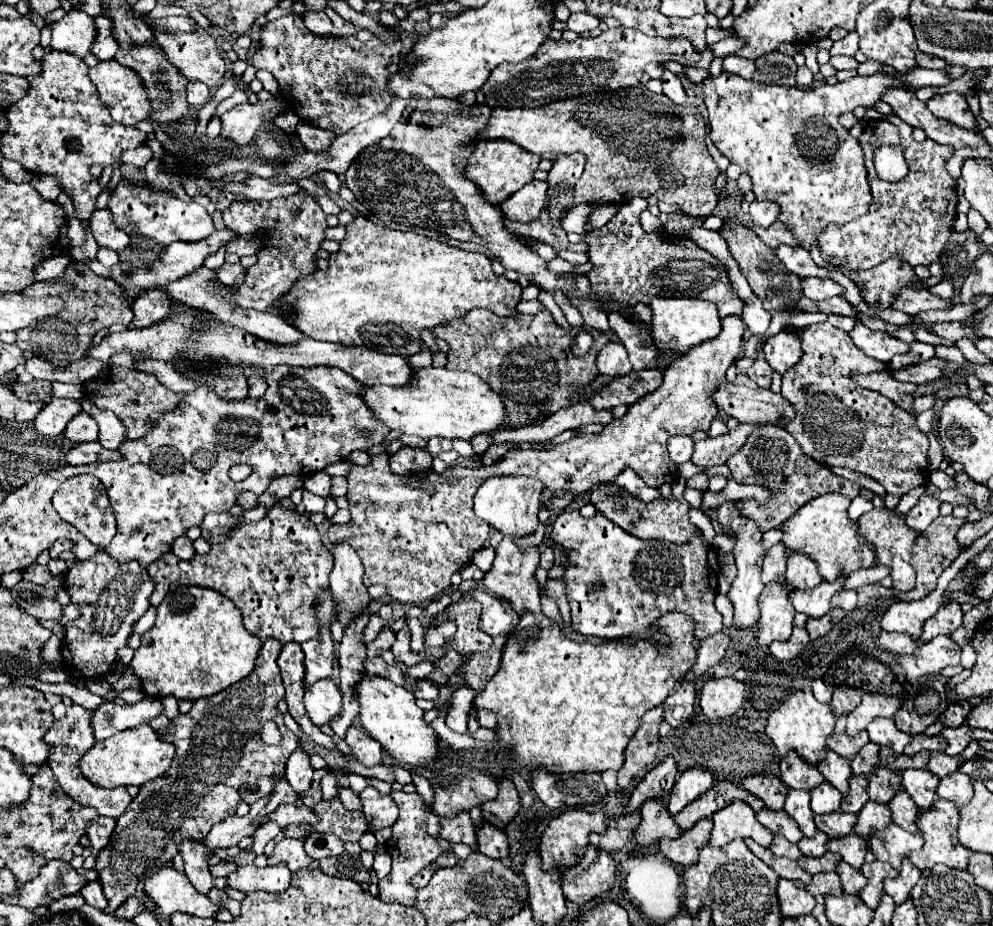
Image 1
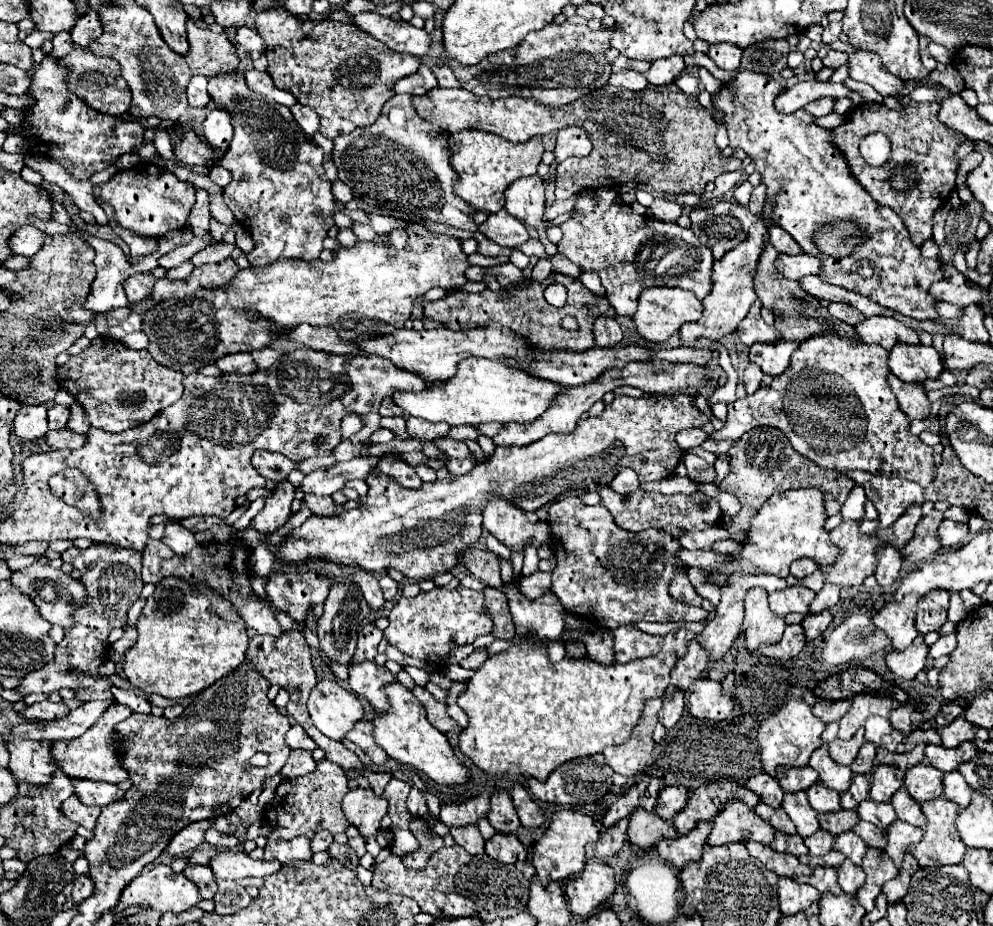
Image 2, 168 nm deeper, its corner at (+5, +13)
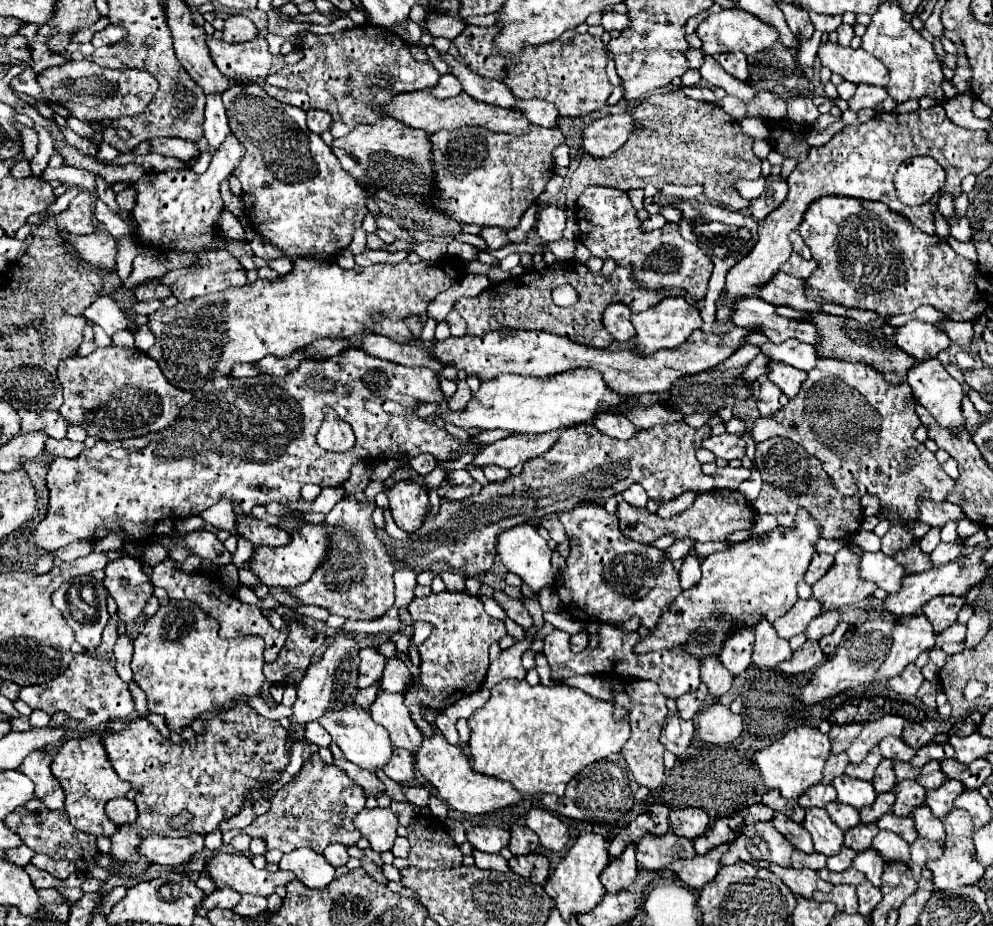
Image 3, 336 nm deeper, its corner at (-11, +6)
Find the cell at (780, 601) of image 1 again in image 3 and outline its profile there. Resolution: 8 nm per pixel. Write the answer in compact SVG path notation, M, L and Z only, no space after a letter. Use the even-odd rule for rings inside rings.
M762 619L756 627L756 645L752 661L758 667L776 667L780 661L788 661L792 657L790 643L786 639L780 639L776 635L776 629L768 623L768 619Z

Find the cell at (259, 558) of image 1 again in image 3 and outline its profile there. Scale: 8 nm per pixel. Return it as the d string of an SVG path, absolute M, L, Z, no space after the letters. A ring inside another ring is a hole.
M164 559L160 561L154 569L152 569L152 585L154 587L162 587L168 591L170 599L190 599L196 601L204 611L208 611L208 615L212 615L214 619L220 621L220 637L230 639L230 637L240 637L240 635L260 635L266 643L264 647L264 659L266 661L274 661L284 645L284 641L288 639L288 627L284 629L274 629L266 617L262 615L262 611L256 605L248 605L242 603L234 591L226 589L224 583L220 581L220 577L216 573L208 573L208 571L192 571L186 573L180 563L172 561L172 559Z

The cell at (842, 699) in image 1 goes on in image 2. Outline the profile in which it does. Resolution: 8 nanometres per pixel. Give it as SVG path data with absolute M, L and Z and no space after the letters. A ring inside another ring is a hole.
M816 700L816 706L812 708L812 712L826 724L830 722L838 722L850 708L850 700L846 702L836 702L836 704L824 704L822 700Z

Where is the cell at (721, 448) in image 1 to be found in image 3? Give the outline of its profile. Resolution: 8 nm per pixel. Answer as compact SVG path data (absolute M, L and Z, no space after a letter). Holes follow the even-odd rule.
M820 357L816 363L816 369L808 373L806 381L802 383L802 389L798 391L796 397L790 399L786 407L782 407L774 415L758 417L754 421L752 439L760 443L770 437L788 437L800 443L810 455L816 455L822 461L824 471L828 473L832 485L842 495L848 495L848 497L868 495L868 493L878 495L884 511L880 513L880 517L892 521L890 531L882 537L882 553L894 555L898 549L906 549L914 541L914 537L900 525L900 519L916 521L918 499L944 501L954 487L954 479L948 477L948 473L942 469L936 455L912 437L912 433L920 425L920 419L914 407L916 407L916 399L910 391L908 381L892 385L892 383L886 383L884 375L880 375L876 367L868 367L866 363L850 363L850 361Z

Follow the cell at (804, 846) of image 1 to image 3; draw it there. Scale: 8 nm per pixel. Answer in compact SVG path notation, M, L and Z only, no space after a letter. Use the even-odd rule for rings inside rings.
M844 845L844 847L840 849L840 853L828 857L828 869L830 869L830 871L844 871L844 869L850 867L850 863L852 863L854 857L856 857L856 851L852 851L852 849L848 849L848 847Z

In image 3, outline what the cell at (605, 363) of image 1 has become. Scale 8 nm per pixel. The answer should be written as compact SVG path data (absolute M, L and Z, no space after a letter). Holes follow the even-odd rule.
M622 303L610 305L610 307L604 311L602 319L604 319L606 331L608 331L616 341L630 341L630 339L636 335L634 327L632 327L632 323L630 323L630 309L628 309L626 305L622 305Z

